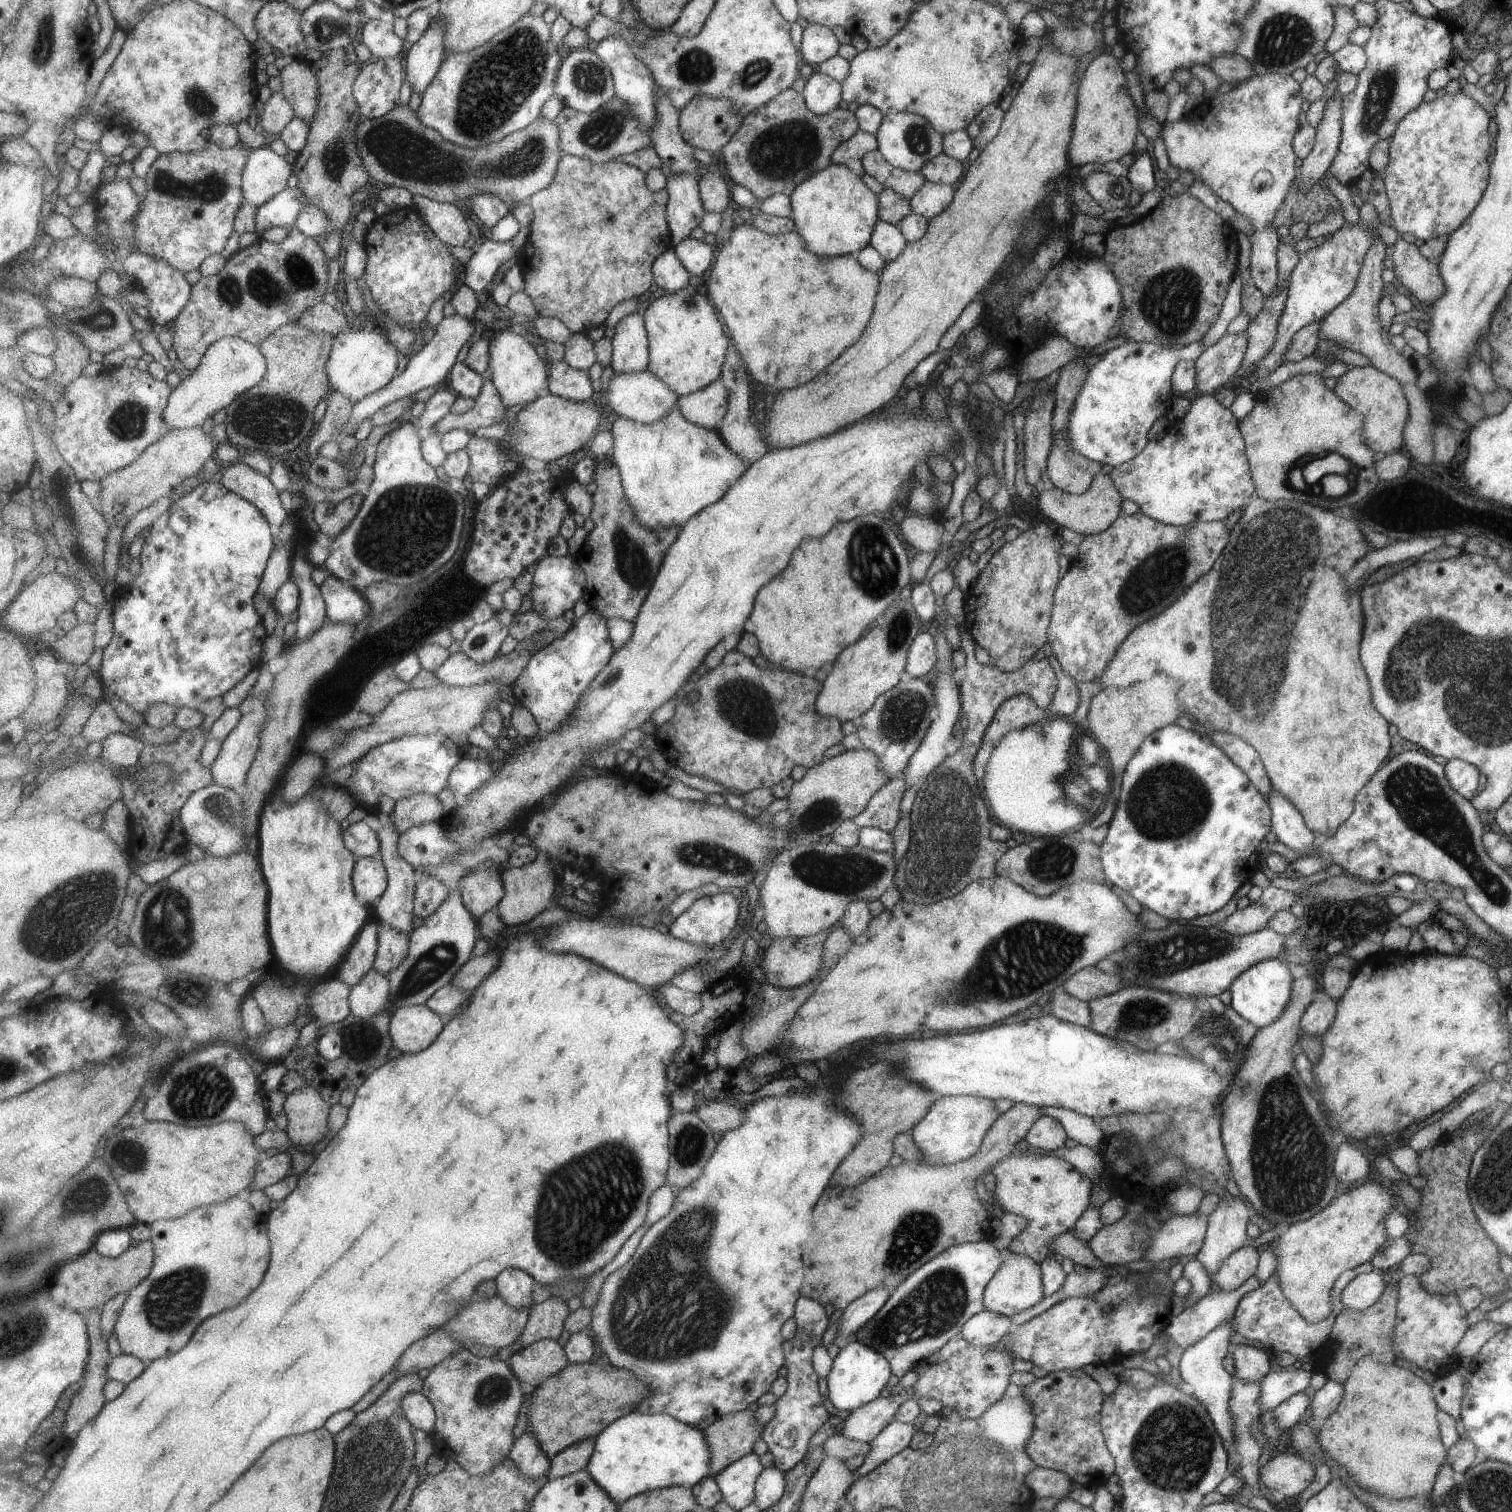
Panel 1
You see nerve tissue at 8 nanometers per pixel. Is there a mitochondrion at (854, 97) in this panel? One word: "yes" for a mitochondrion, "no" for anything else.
no

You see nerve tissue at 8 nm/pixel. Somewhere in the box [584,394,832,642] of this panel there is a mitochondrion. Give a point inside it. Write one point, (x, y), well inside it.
(633, 566)

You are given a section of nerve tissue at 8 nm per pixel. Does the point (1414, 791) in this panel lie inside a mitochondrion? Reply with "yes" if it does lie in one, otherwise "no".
yes

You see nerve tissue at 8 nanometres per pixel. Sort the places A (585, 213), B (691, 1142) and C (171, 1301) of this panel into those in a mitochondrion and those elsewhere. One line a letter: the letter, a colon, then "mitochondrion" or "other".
A: other
B: mitochondrion
C: mitochondrion

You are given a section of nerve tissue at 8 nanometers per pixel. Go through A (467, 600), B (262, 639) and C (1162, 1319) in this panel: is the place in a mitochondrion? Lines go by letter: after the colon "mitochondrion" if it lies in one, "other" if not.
A: other
B: other
C: other

